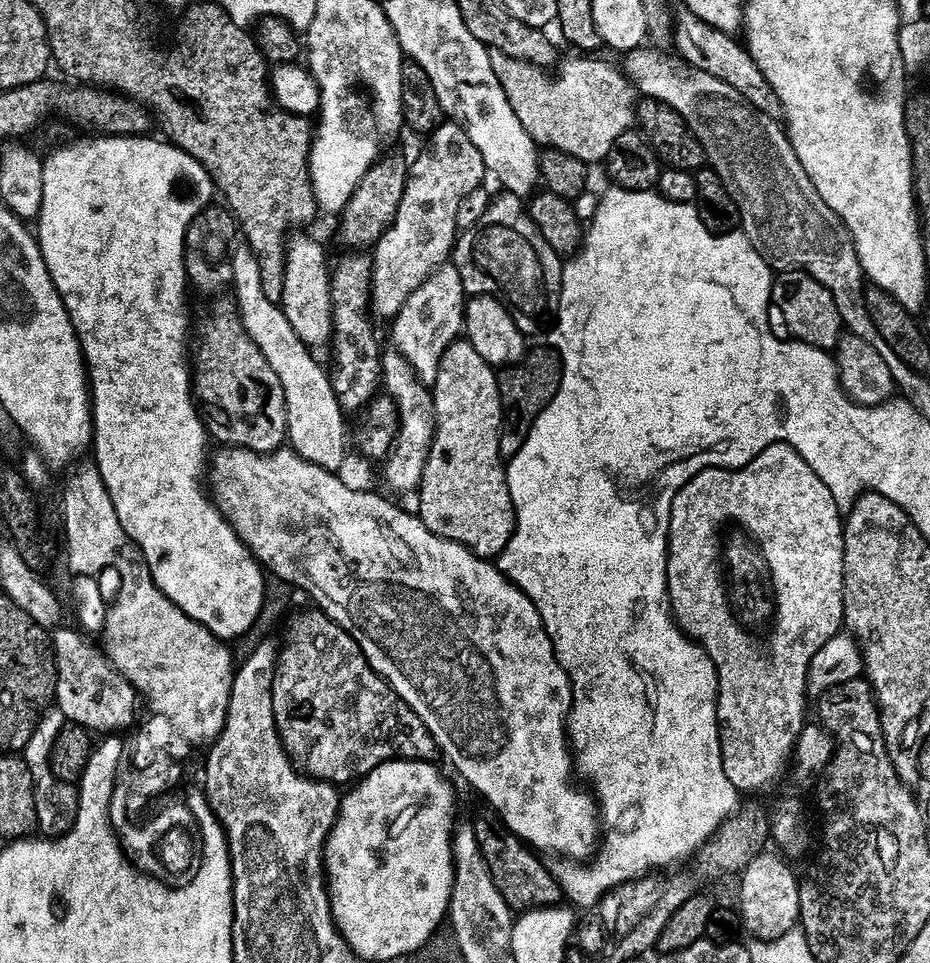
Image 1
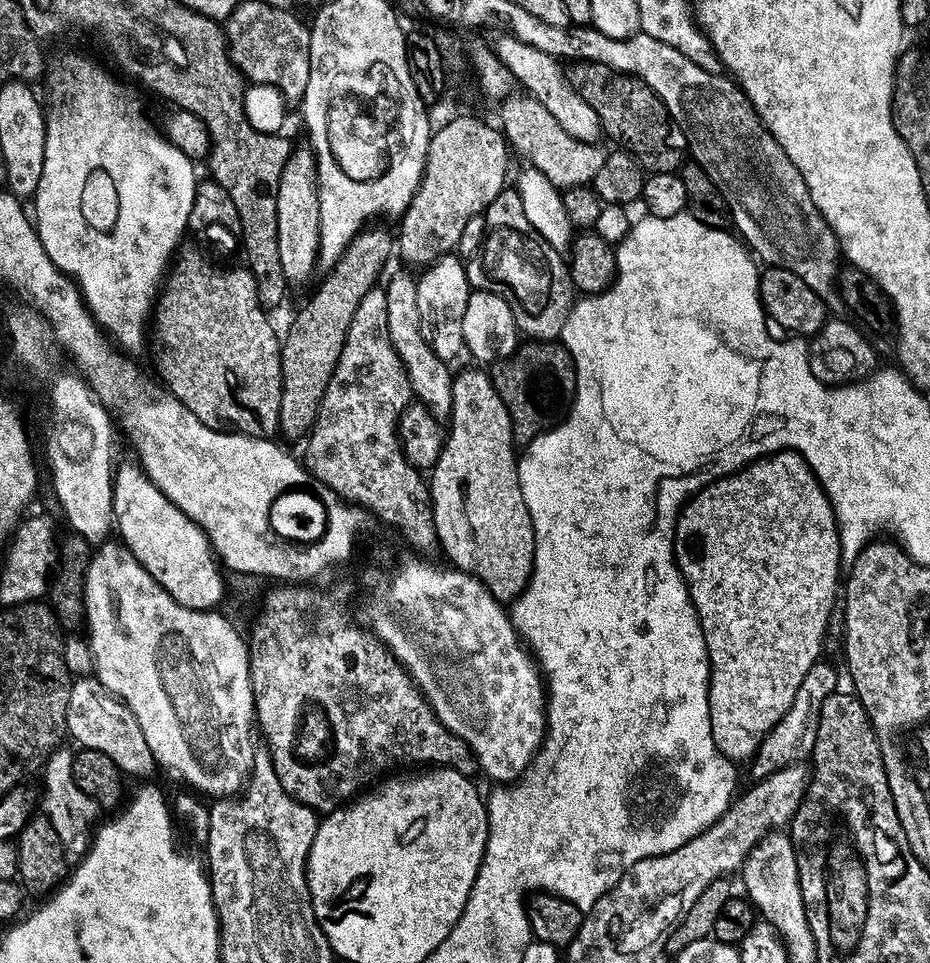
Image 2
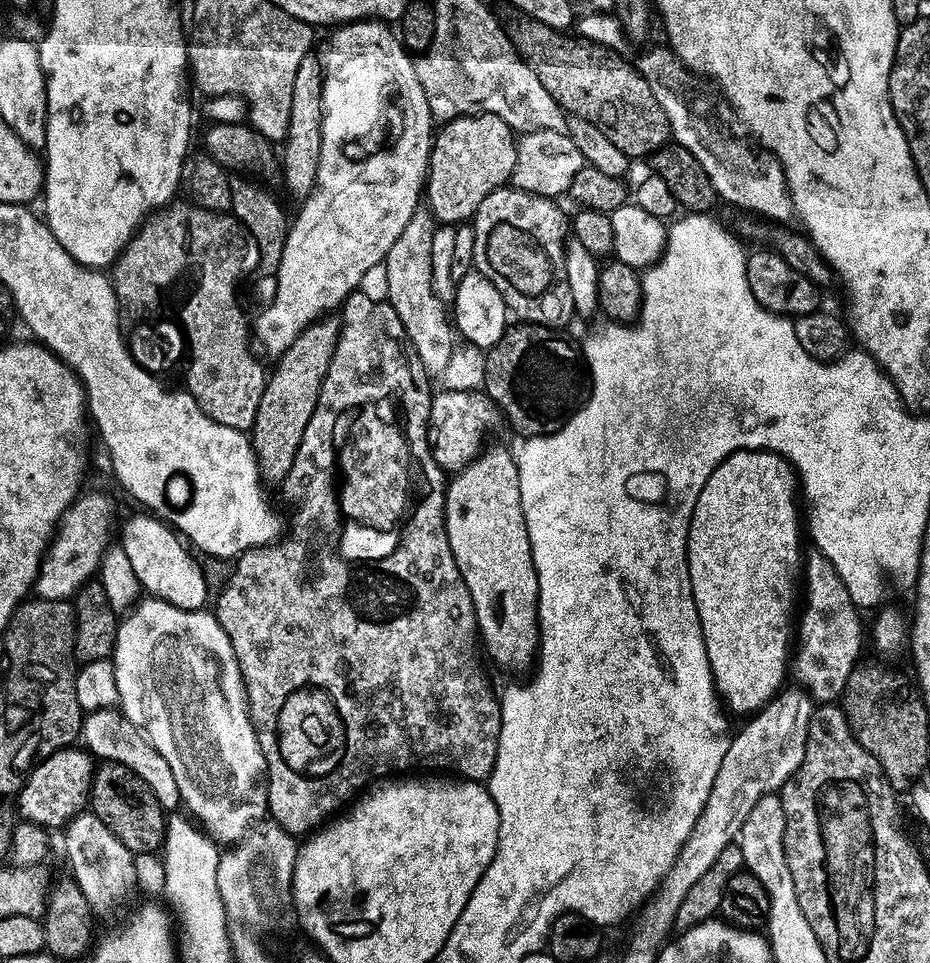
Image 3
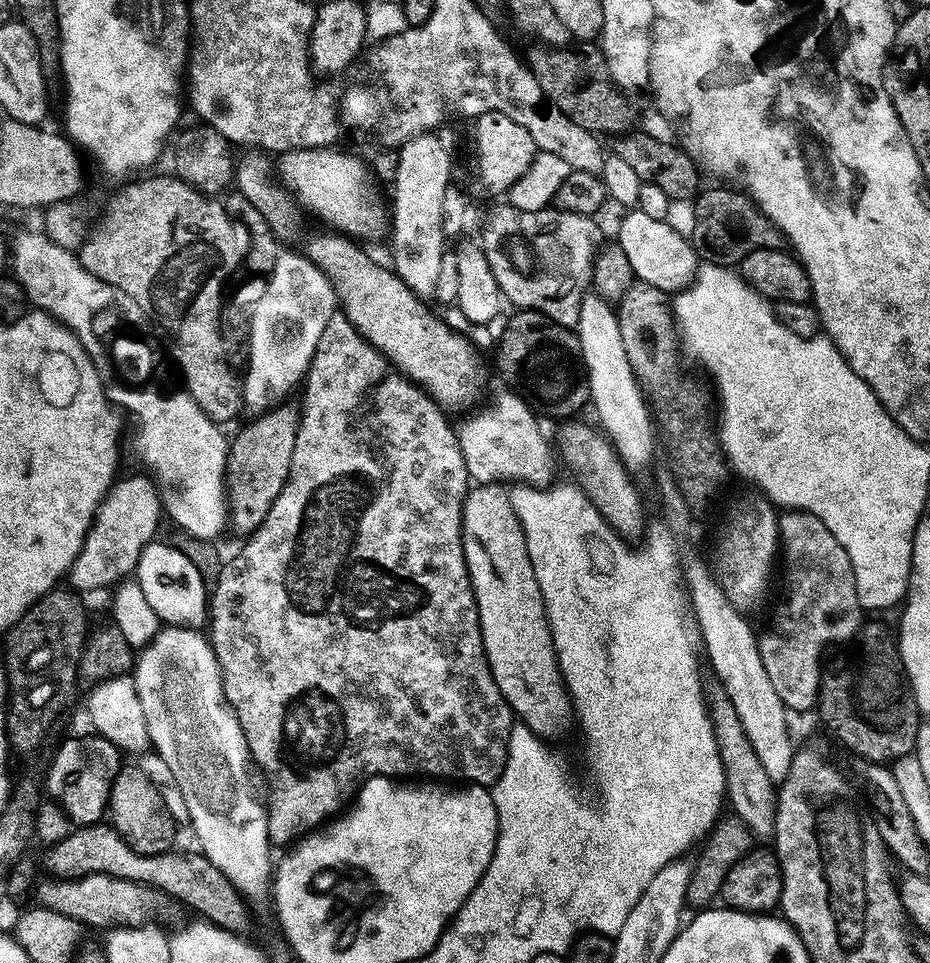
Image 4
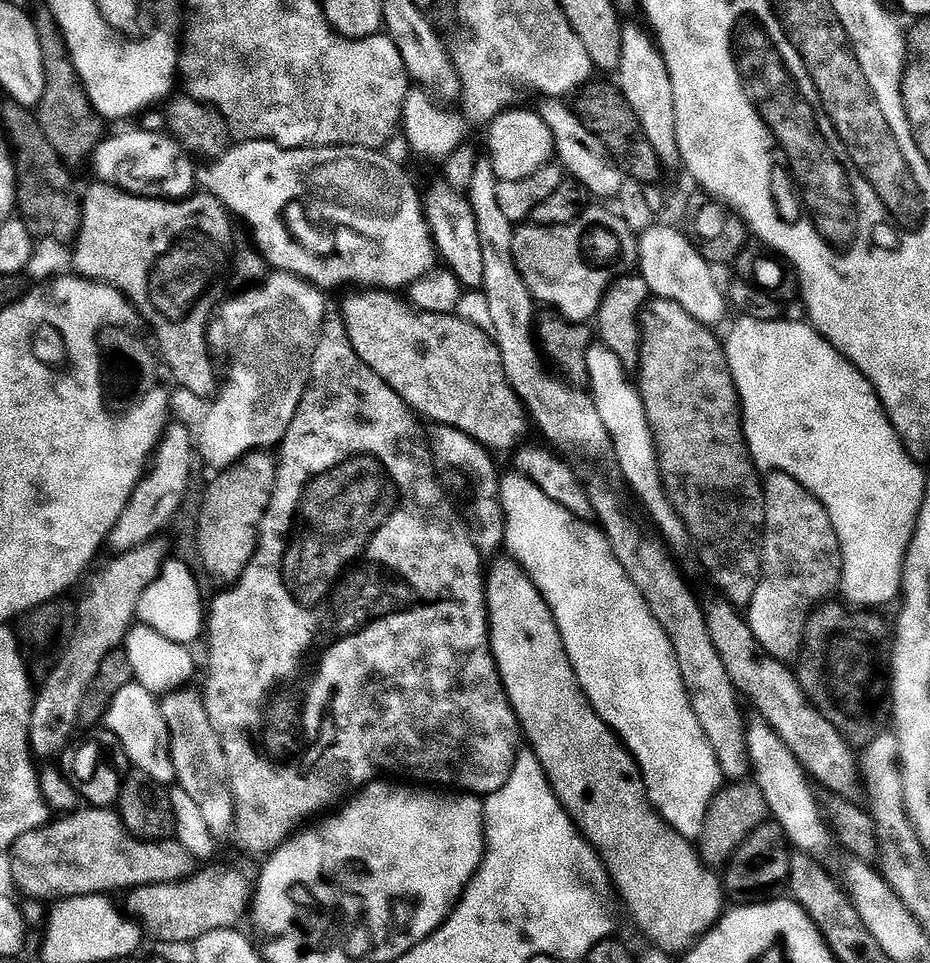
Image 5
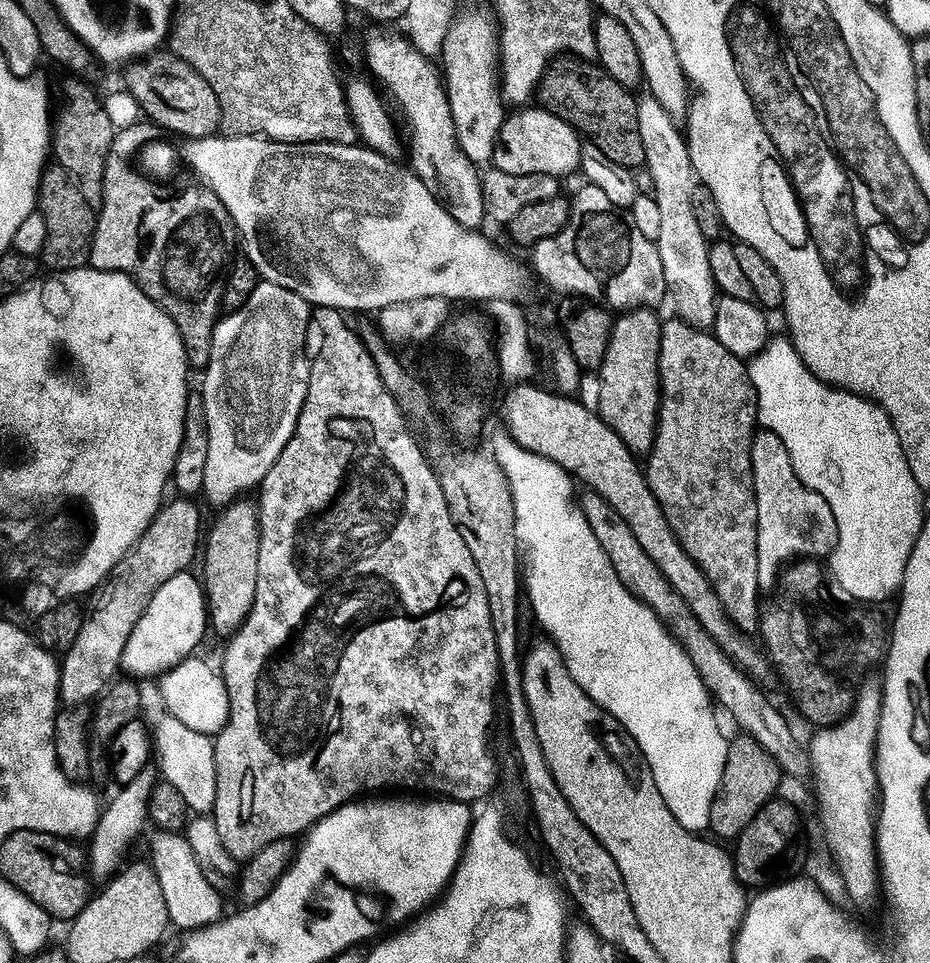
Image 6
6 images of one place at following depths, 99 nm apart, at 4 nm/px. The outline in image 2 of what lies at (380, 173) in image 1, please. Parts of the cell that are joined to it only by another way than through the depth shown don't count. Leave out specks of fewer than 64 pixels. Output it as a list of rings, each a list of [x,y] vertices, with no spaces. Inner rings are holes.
[[[365,227],[356,233],[356,237],[346,246],[343,254],[336,259],[335,264],[327,269],[328,277],[316,288],[316,293],[300,308],[300,313],[292,320],[288,333],[283,333],[280,346],[280,365],[282,366],[282,406],[280,407],[281,433],[285,432],[290,439],[296,440],[307,437],[312,430],[312,423],[320,409],[320,403],[324,397],[326,386],[336,369],[341,348],[346,340],[348,327],[354,316],[354,310],[358,308],[358,302],[362,300],[362,294],[366,290],[377,287],[380,271],[388,260],[388,255],[394,252],[394,236],[384,228]]]

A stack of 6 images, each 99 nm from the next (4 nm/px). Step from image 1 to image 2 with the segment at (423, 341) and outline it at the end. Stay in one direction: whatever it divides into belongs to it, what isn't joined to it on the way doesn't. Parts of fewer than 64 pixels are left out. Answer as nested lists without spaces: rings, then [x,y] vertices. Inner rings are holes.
[[[451,252],[432,261],[423,269],[423,272],[421,277],[417,277],[416,289],[418,290],[418,314],[420,326],[424,329],[424,340],[440,360],[450,362],[465,347],[462,321],[466,312],[466,302],[472,291],[468,283],[467,267],[458,255]]]

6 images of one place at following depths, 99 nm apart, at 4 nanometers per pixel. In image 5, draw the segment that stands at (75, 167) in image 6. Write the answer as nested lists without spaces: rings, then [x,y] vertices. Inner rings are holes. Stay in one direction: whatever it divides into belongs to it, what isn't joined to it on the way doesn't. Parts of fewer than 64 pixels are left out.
[[[47,6],[34,8],[31,9],[30,15],[37,28],[38,43],[42,52],[42,69],[45,75],[41,100],[34,107],[36,121],[46,142],[54,146],[54,150],[65,165],[80,164],[83,160],[85,163],[105,135],[106,124],[94,110],[84,89],[84,83],[78,78],[78,70],[74,70],[74,62],[62,38],[62,30],[53,18],[51,10]]]

